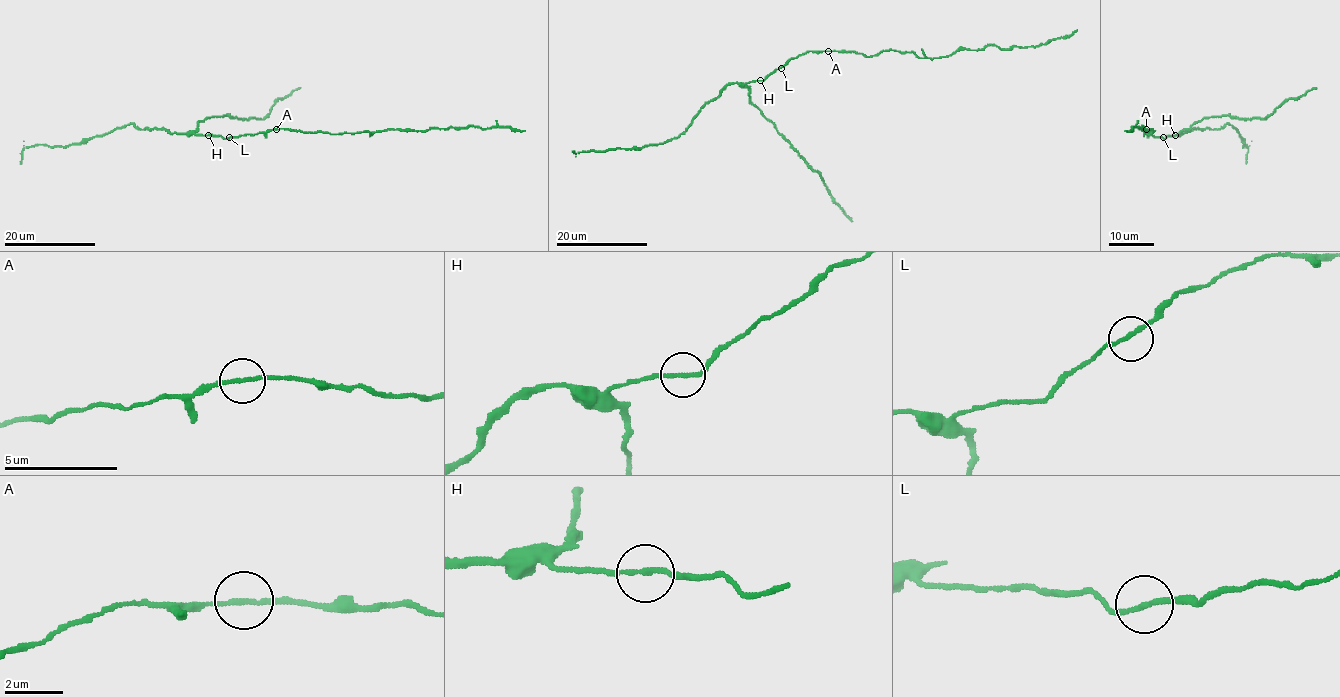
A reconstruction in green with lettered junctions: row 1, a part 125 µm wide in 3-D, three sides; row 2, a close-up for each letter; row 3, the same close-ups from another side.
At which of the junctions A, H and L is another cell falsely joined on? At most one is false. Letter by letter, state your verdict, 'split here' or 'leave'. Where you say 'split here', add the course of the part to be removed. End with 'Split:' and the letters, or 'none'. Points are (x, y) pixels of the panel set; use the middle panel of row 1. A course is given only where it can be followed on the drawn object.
A: leave
H: leave
L: leave
Split: none

